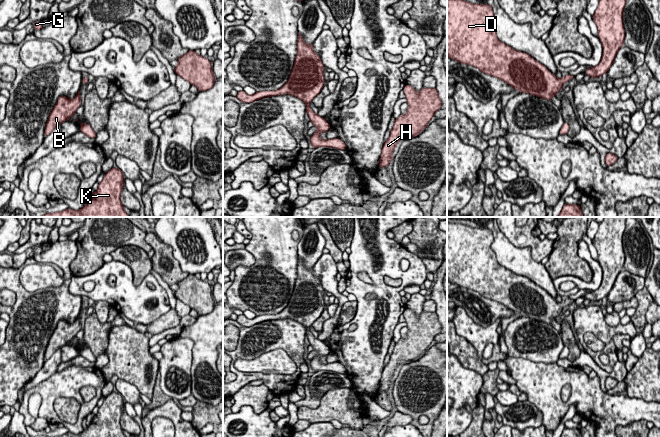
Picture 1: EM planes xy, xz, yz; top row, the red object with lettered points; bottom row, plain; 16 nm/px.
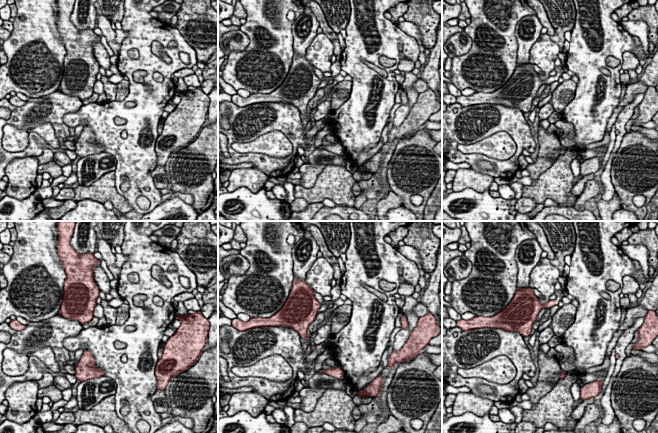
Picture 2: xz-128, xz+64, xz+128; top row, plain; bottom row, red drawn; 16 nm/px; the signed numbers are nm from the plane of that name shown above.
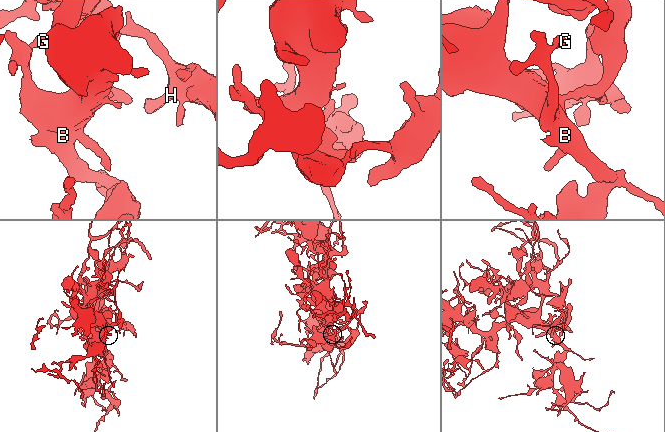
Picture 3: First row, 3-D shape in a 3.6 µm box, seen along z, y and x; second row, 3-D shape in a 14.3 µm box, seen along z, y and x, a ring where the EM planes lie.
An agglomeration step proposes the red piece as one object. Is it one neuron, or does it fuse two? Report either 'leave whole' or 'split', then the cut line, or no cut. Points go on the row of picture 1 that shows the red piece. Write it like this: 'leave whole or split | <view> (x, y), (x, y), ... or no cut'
leave whole | no cut

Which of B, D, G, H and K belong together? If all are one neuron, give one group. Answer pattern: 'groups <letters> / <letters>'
groups B D G H K

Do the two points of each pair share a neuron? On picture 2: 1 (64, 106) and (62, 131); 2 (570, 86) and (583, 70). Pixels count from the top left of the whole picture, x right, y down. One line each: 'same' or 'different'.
1: same
2: different

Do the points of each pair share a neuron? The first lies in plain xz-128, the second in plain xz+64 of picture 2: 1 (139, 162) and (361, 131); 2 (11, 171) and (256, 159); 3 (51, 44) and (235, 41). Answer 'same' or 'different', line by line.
1: same
2: different
3: different

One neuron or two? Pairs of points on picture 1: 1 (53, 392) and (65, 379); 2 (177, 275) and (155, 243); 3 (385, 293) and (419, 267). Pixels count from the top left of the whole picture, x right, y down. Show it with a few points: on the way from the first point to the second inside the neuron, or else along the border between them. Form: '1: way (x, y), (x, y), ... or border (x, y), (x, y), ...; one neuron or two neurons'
1: way (55, 389), (62, 382); one neuron
2: way (174, 267), (173, 261), (163, 251); one neuron
3: way (394, 291), (411, 276); one neuron

